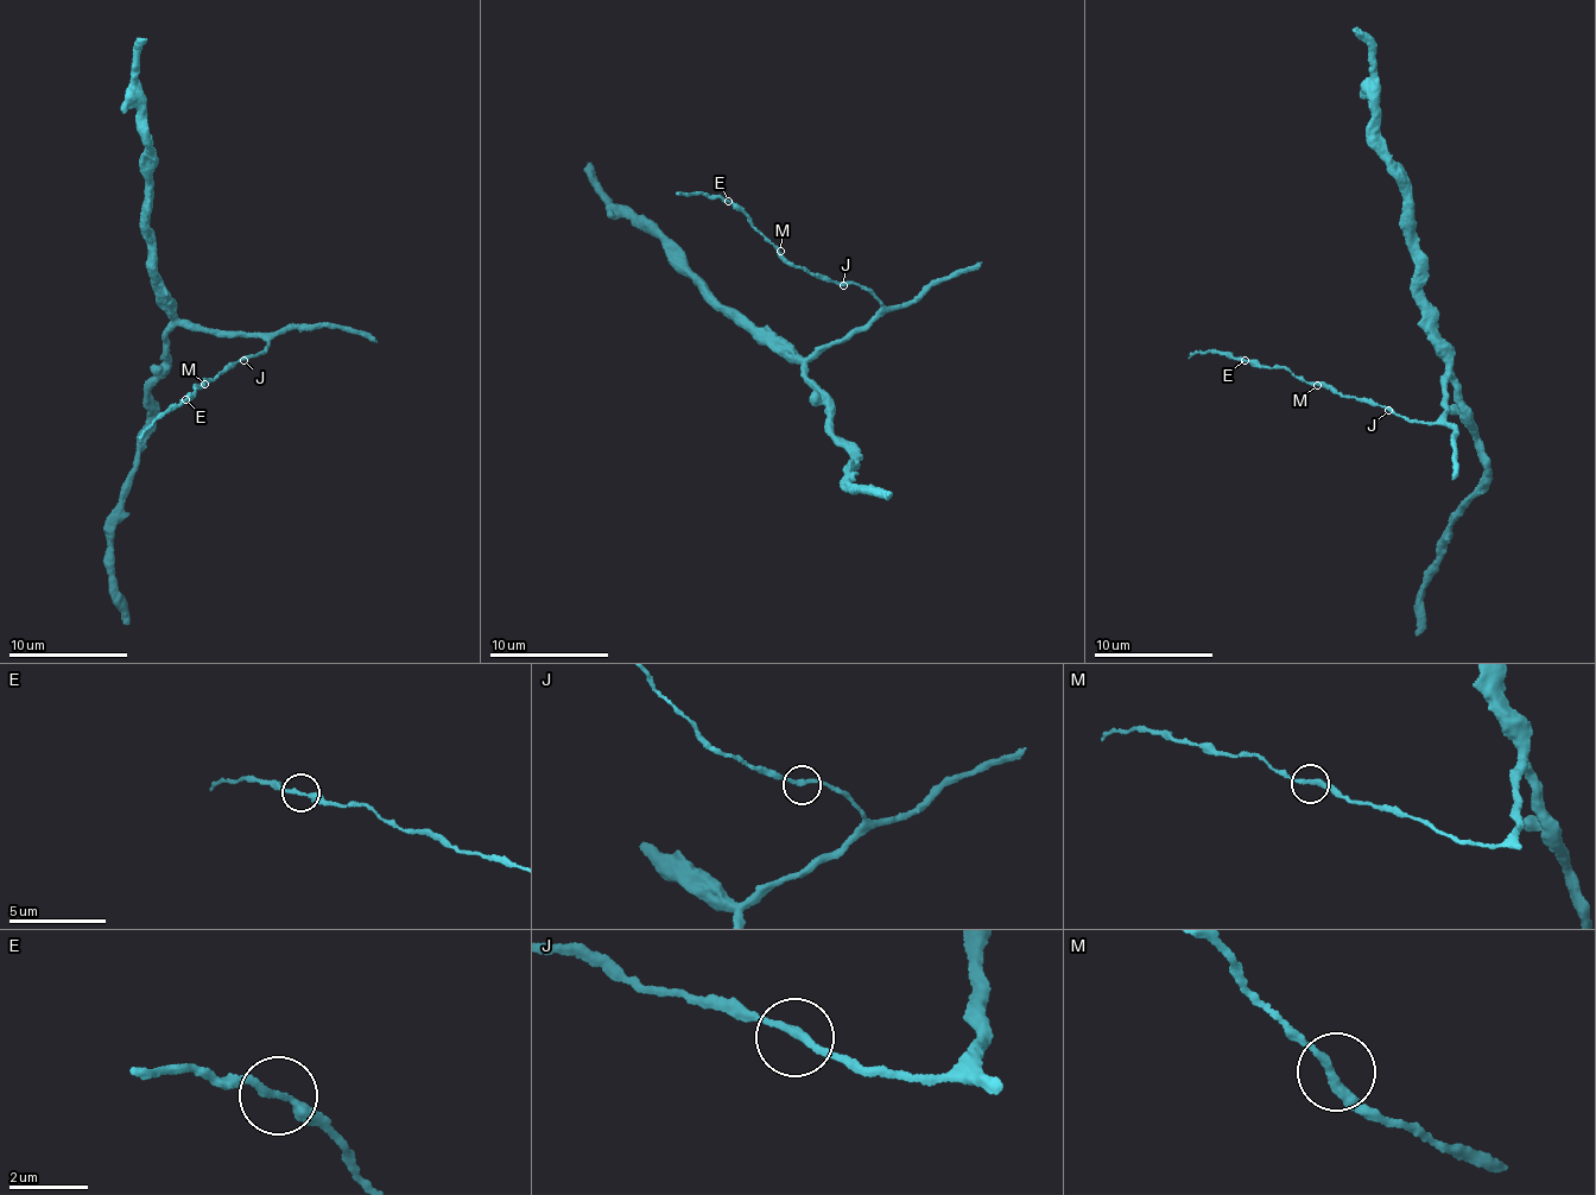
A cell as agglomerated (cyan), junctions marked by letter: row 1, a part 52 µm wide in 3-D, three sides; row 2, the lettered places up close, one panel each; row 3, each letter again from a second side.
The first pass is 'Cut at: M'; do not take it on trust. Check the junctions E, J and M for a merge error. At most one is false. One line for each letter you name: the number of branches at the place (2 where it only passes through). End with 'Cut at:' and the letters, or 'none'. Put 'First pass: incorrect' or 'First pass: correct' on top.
First pass: incorrect
Cut at: none

